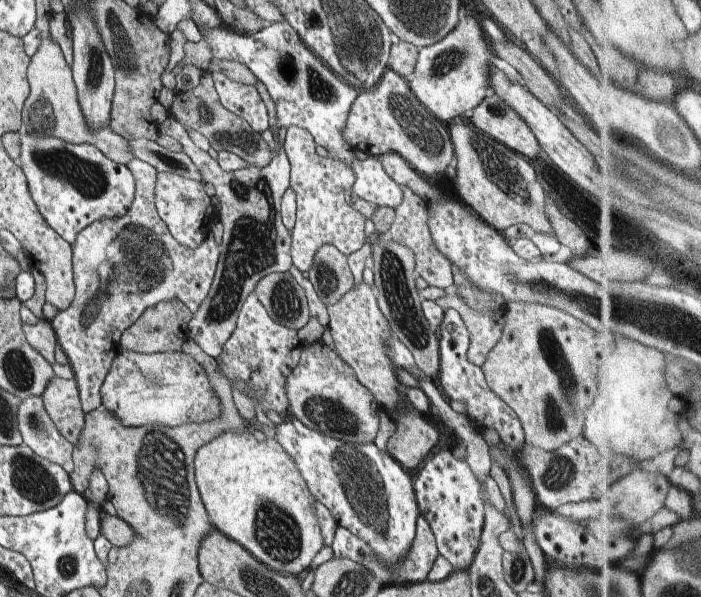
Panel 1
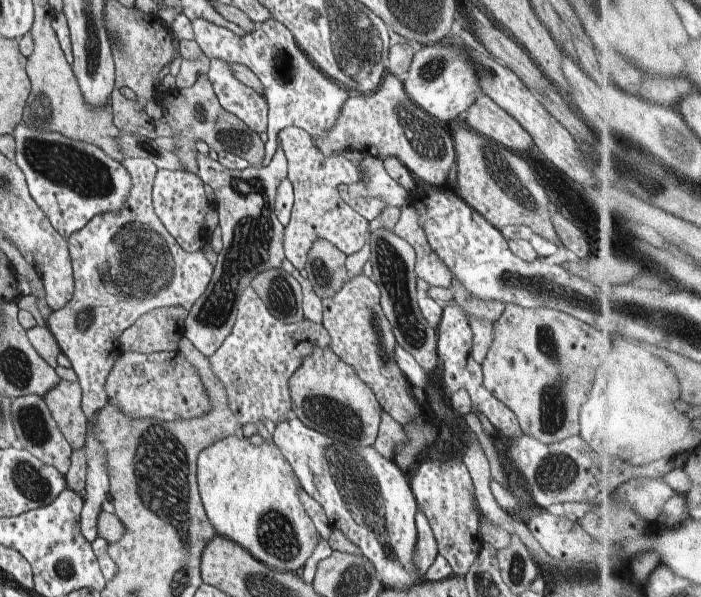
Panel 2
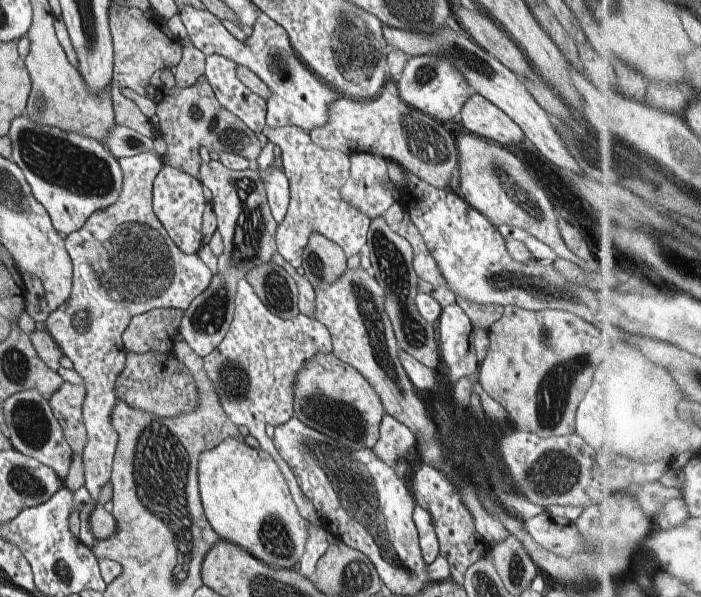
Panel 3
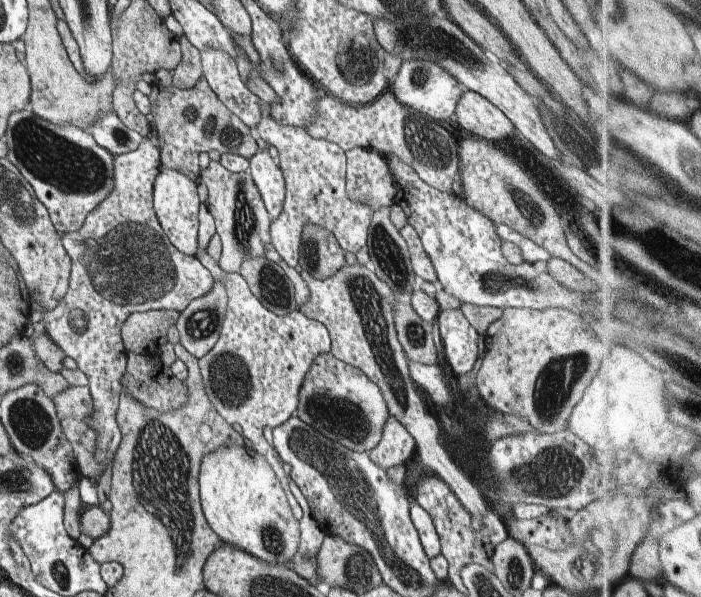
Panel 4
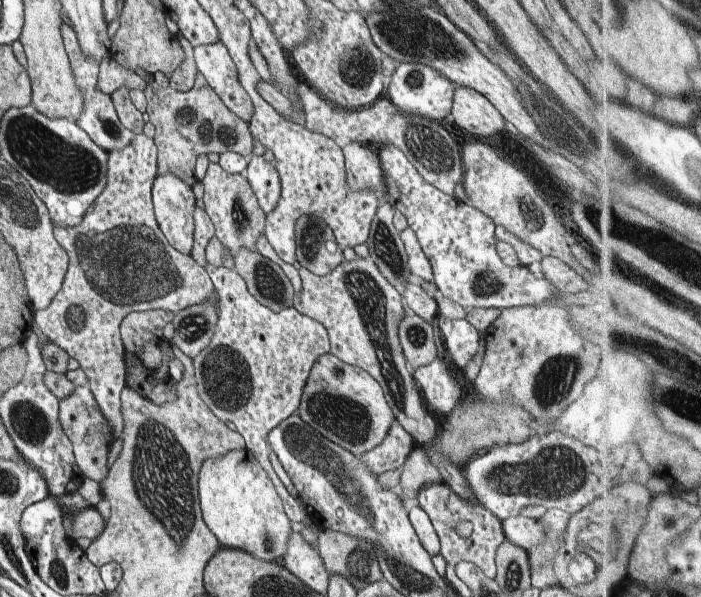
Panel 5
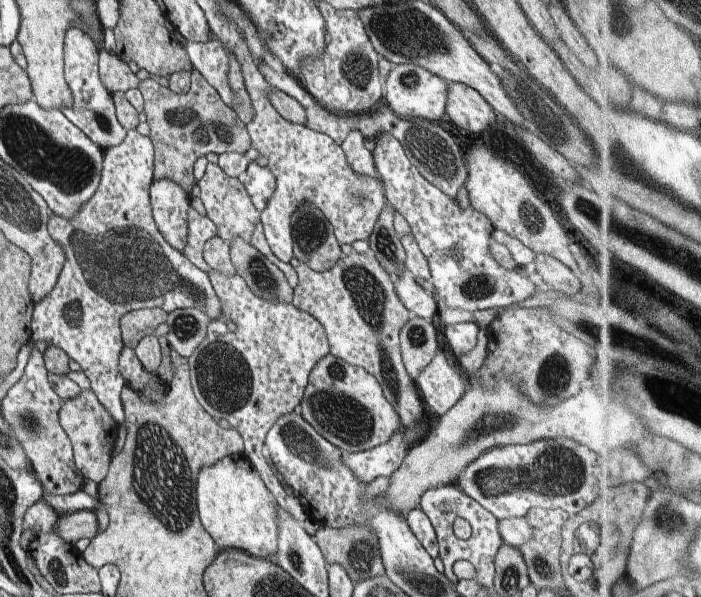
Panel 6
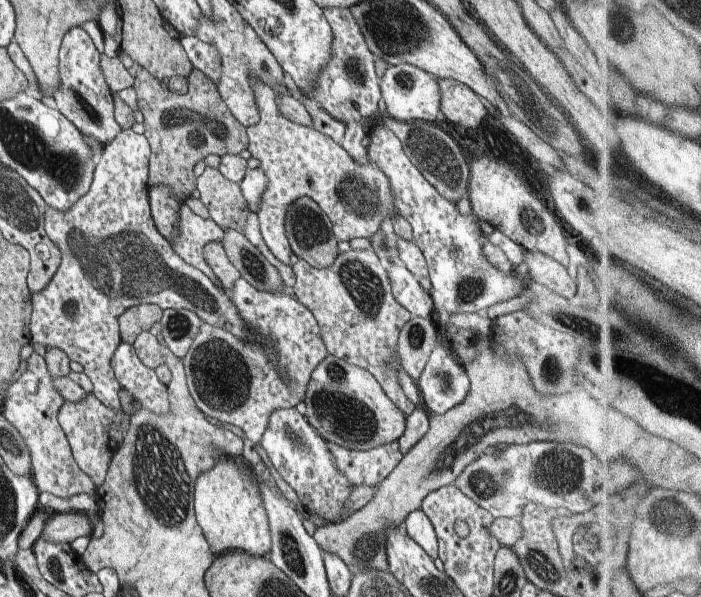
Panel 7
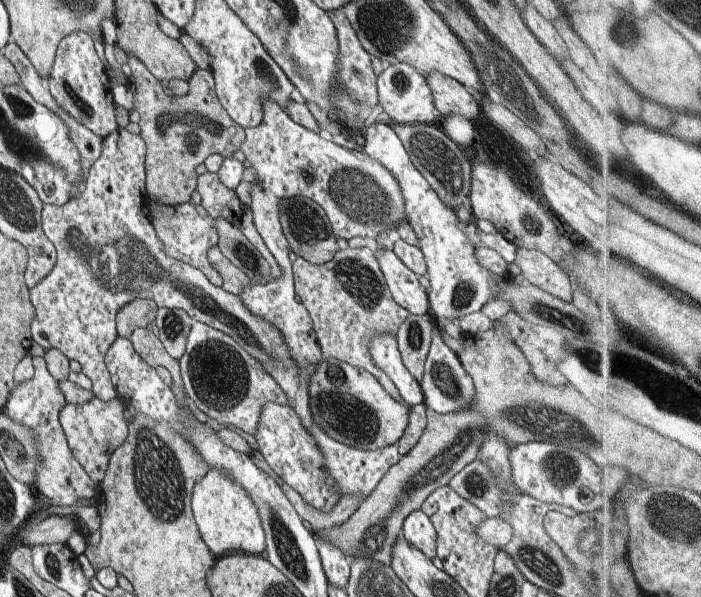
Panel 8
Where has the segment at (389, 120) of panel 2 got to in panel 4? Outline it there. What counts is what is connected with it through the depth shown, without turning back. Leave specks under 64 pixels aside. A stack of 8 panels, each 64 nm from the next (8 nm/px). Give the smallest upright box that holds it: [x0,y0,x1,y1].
[306,90,459,193]

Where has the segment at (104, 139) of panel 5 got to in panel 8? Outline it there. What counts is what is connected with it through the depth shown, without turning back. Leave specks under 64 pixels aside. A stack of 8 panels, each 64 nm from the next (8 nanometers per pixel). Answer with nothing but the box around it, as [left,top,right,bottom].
[46,30,119,138]

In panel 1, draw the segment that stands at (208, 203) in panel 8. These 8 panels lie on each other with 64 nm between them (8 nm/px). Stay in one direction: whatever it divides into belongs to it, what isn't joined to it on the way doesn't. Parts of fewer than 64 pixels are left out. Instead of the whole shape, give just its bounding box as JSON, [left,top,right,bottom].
[159,121,293,359]

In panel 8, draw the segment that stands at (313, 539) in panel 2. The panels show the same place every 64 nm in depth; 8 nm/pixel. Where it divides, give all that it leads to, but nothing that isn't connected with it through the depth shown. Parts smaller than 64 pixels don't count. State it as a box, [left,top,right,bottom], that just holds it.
[191,469,266,558]

